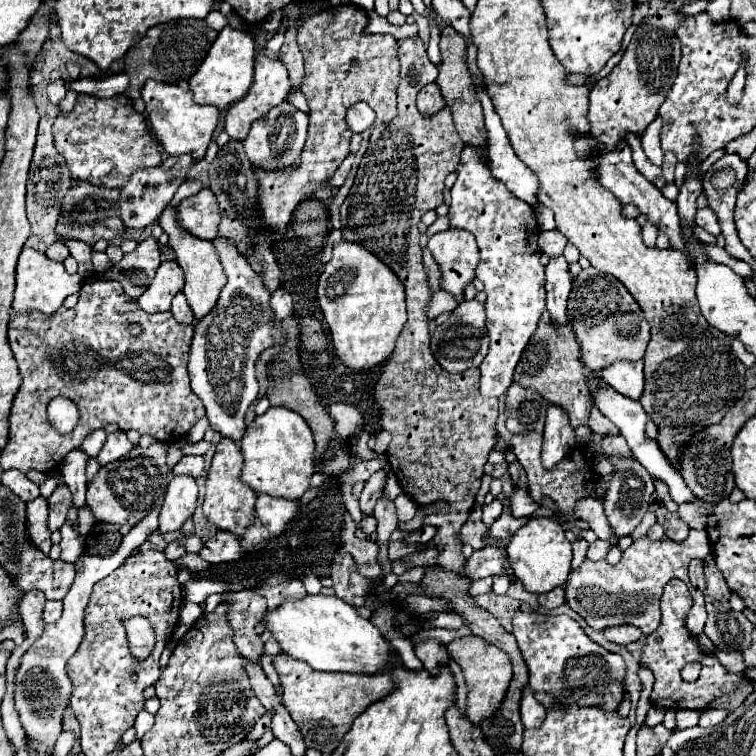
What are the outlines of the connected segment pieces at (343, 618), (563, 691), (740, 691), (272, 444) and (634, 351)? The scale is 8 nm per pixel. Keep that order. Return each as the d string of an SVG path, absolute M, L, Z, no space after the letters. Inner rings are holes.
M308 594L304 598L286 598L274 610L266 610L262 622L284 654L310 664L314 670L382 672L388 668L388 652L392 646L370 620L360 618L350 604L336 596Z
M516 612L512 620L512 634L530 670L530 688L534 692L550 694L556 708L570 708L572 704L598 706L604 712L616 712L624 698L624 660L600 644L592 642L580 624L566 614L546 616L538 612Z
M670 580L664 586L662 592L662 622L658 630L654 632L654 638L646 638L642 648L642 660L640 664L648 666L654 672L654 690L650 694L650 702L664 710L678 710L678 708L692 708L692 710L706 710L706 708L726 708L734 710L750 692L752 684L746 680L744 688L732 686L732 676L724 670L724 666L718 662L716 656L704 656L698 650L698 642L692 640L692 634L688 632L684 620L692 608L692 596L688 592L688 586L682 580ZM700 662L702 672L696 682L684 682L680 672L686 664Z
M268 408L266 414L256 416L240 440L244 454L244 468L240 480L250 484L258 494L302 498L308 490L310 476L314 474L314 438L306 420L288 408Z
M592 266L582 270L574 278L574 286L572 286L572 292L568 298L568 320L580 342L580 358L584 360L584 364L590 370L602 370L616 360L632 360L632 362L642 360L642 356L646 352L646 344L650 340L650 324L644 320L644 312L640 310L640 306L632 298L632 294L628 294L626 286L620 280L616 280L614 276L600 272Z

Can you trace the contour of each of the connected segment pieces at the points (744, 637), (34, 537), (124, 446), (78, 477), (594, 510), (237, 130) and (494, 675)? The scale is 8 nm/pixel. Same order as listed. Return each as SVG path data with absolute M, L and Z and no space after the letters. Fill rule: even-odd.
M710 554L704 566L704 574L706 574L706 590L704 590L704 598L706 598L706 612L708 612L708 620L704 626L704 634L724 652L746 652L752 646L752 630L754 624L742 614L742 612L734 612L728 606L728 598L730 598L730 588L726 586L724 576L720 574L720 570L714 564L714 556Z
M38 496L36 500L26 504L26 512L28 512L28 536L30 540L42 550L42 552L50 552L50 532L48 532L48 500Z
M118 430L118 432L108 436L108 440L106 440L104 448L100 450L100 454L96 456L96 460L98 460L100 466L106 466L106 464L110 464L114 460L120 460L130 450L132 450L132 442L126 438L126 434L122 430Z
M74 448L72 452L68 452L60 464L60 474L72 492L76 508L84 506L86 502L86 476L84 476L86 464L88 464L88 454L82 452L82 448Z
M584 498L580 500L580 504L574 508L574 516L582 522L586 522L594 534L602 540L608 540L610 544L616 544L616 536L608 524L608 518L604 514L604 508L602 508L602 502L596 500L596 498Z
M258 50L256 52L256 64L254 64L254 82L252 82L250 90L240 98L240 102L236 100L234 104L230 104L230 108L226 112L224 128L226 128L228 136L234 140L244 140L248 130L250 130L250 124L254 120L258 120L260 116L264 116L272 106L286 100L288 90L290 90L290 80L288 80L288 72L286 72L284 64L280 64L280 60L268 58L262 50Z
M474 634L452 640L448 644L448 652L462 668L462 674L464 674L464 680L468 686L466 716L472 724L482 724L482 720L490 718L496 712L496 708L500 708L500 704L504 702L504 694L512 680L512 664L508 660L508 656L504 652L500 652L500 648L488 644L486 640L482 640L480 636L474 636Z

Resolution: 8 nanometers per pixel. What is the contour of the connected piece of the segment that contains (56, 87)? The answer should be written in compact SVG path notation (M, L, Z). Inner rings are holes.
M54 80L54 82L48 82L48 98L52 104L60 104L60 100L66 96L66 84L64 80Z

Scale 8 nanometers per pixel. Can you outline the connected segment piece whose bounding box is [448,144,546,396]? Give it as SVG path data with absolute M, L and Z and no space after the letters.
M466 144L466 148L460 152L460 164L456 166L458 180L452 186L452 204L450 204L450 224L454 228L466 228L472 232L478 240L480 248L480 264L476 270L476 278L484 282L486 298L486 328L490 338L490 350L486 358L480 364L480 392L482 396L502 396L510 384L514 368L522 356L522 350L526 348L528 340L534 336L536 326L540 322L542 312L546 310L546 288L544 288L544 266L540 264L540 248L538 248L538 224L536 214L532 206L524 204L522 200L516 200L512 192L504 188L488 170L486 164L478 152L476 146Z

